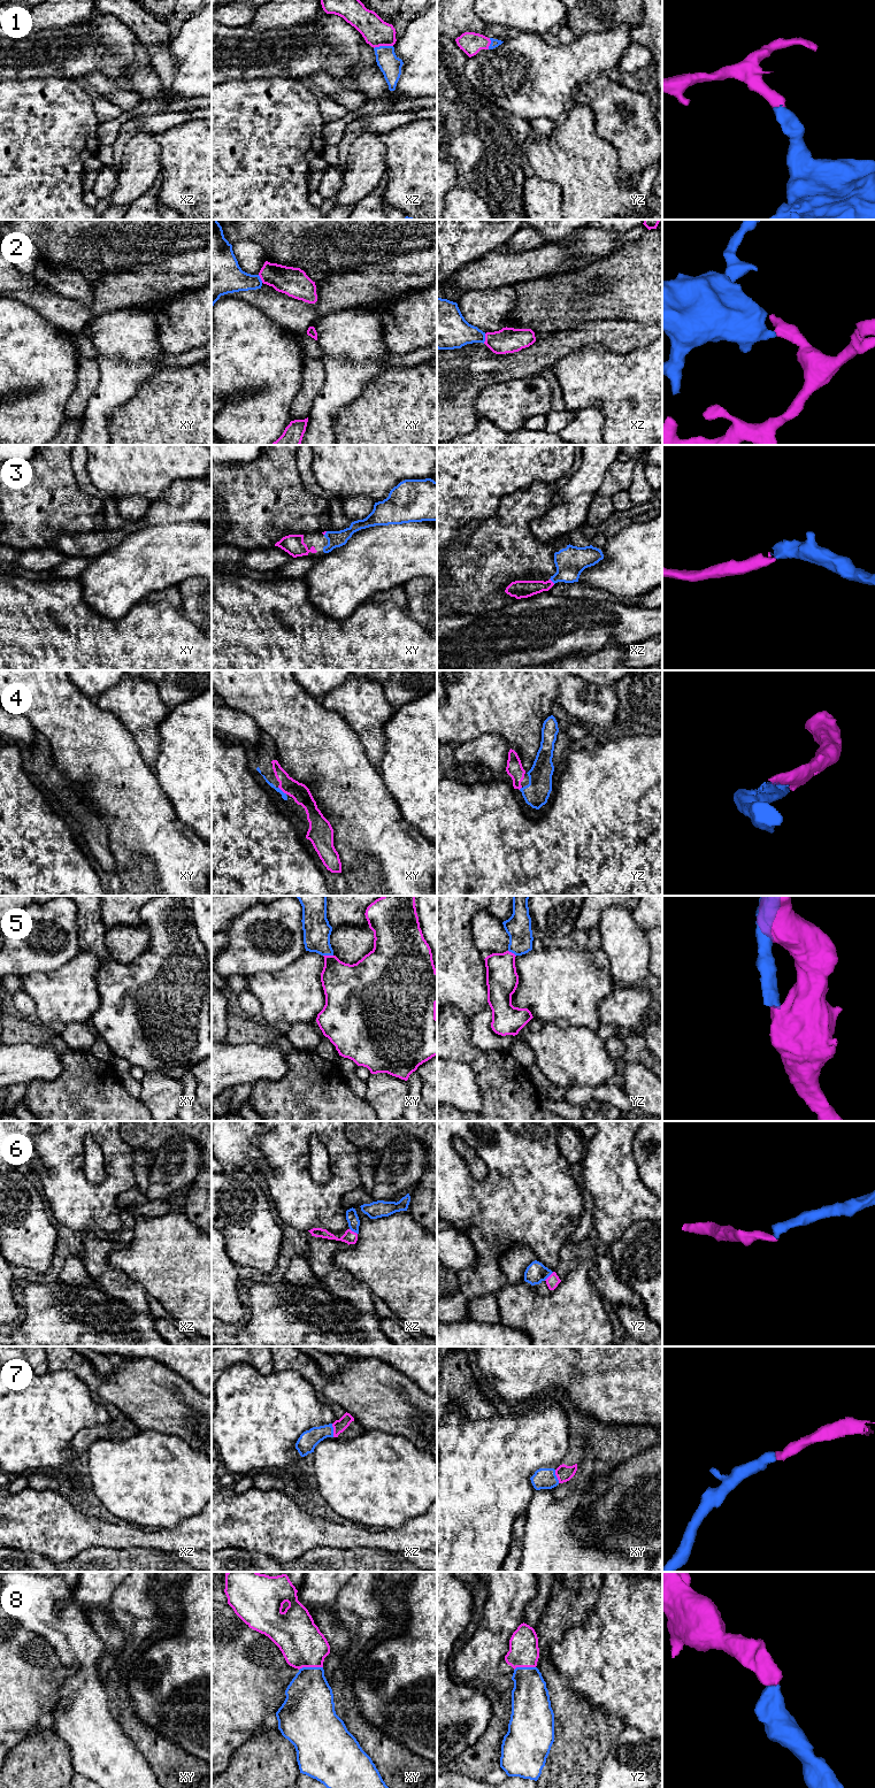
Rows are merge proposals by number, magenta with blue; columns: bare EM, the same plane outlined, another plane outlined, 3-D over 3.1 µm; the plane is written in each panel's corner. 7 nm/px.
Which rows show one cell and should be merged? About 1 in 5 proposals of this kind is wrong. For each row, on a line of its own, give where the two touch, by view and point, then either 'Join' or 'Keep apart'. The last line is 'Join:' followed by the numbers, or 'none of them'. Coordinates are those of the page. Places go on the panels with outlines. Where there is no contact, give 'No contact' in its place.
1: Touches magenta at xz (383, 45). Join
2: Touches magenta at xz (485, 338). Keep apart
3: Touches magenta at xz (551, 581). Join
4: Touches magenta at xy (283, 791). Join
5: Touches magenta at xy (328, 956). Join
6: Touches magenta at yz (550, 1275). Join
7: Touches magenta at xz (334, 1430). Join
8: Touches magenta at xy (311, 1666). Join
Join: 1, 3, 4, 5, 6, 7, 8

